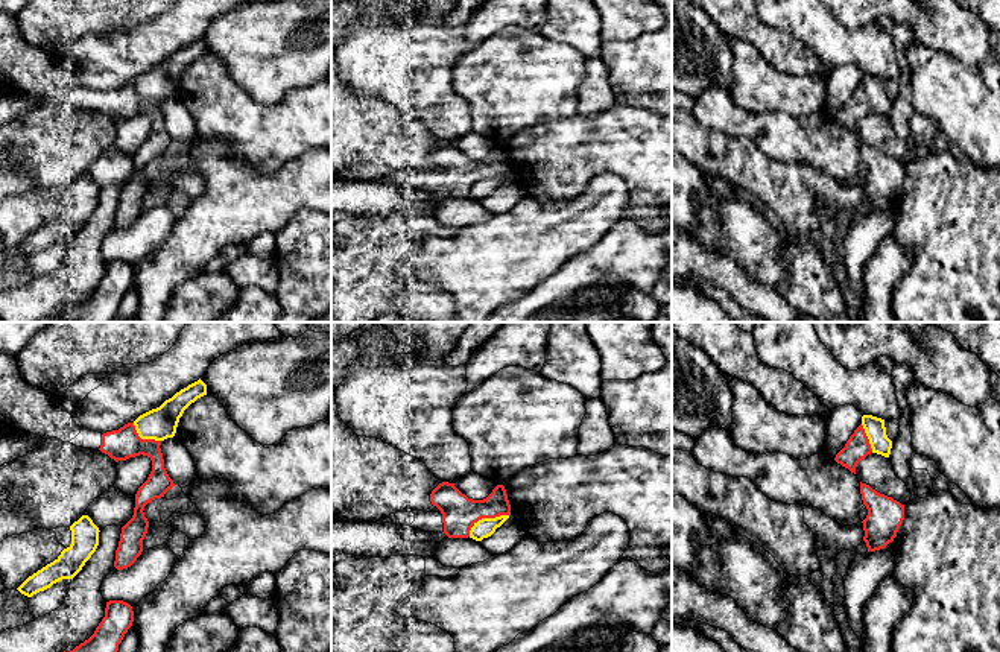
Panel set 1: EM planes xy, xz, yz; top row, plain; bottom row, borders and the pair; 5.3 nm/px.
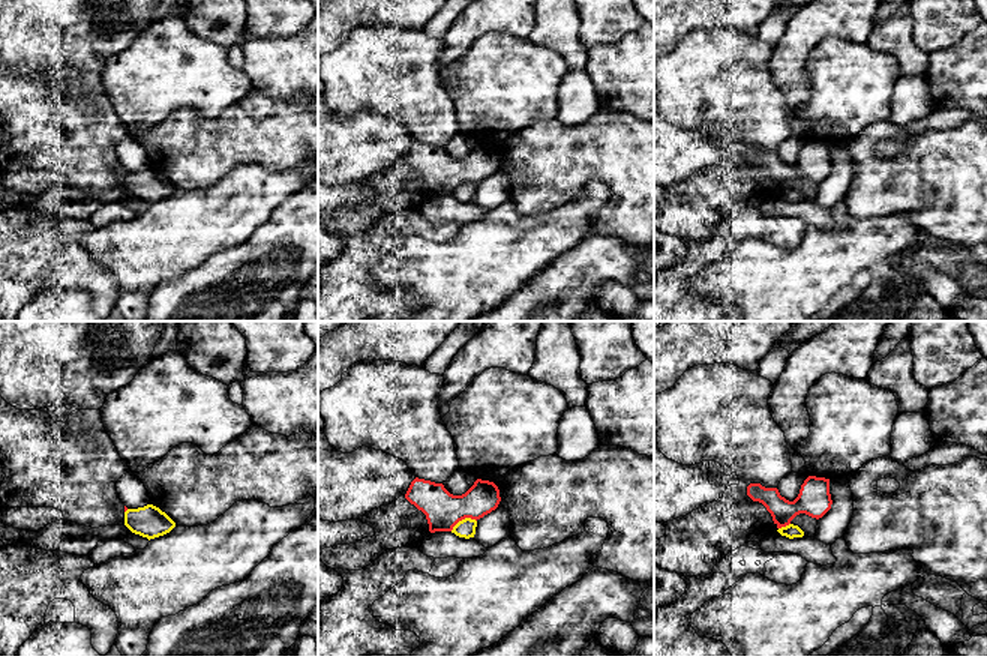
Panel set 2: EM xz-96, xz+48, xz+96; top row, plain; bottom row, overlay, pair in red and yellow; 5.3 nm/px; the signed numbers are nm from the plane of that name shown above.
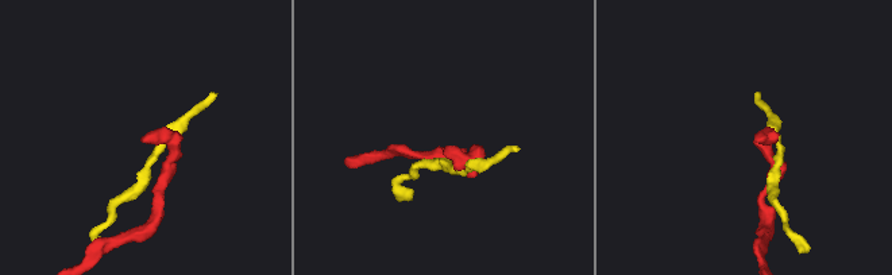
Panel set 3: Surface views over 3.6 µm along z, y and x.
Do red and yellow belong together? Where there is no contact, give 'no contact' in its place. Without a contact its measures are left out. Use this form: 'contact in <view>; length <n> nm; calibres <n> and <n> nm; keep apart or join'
contact in xz; length 240 nm; calibres 190 and 100 nm; join

